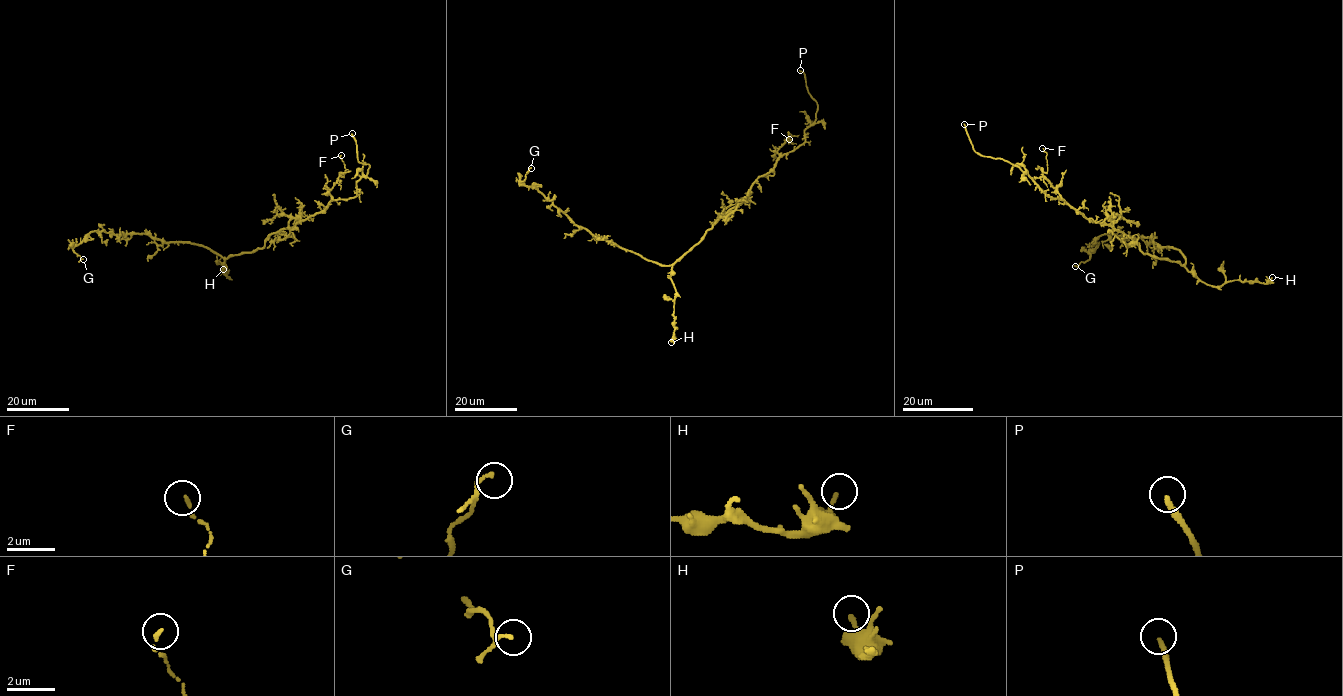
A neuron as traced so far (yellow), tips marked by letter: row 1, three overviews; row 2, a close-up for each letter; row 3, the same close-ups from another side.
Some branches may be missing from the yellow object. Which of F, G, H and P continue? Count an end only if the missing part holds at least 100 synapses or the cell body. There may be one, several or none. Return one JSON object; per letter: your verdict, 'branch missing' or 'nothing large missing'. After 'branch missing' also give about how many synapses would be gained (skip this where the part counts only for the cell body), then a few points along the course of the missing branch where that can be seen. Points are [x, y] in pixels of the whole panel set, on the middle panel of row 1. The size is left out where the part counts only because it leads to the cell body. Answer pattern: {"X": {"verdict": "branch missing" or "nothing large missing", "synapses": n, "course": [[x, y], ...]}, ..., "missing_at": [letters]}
{"F": {"verdict": "nothing large missing"}, "G": {"verdict": "nothing large missing"}, "H": {"verdict": "nothing large missing"}, "P": {"verdict": "branch missing"}, "missing_at": ["P"]}

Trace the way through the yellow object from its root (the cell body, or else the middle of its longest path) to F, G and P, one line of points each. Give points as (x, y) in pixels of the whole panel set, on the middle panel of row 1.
F: (705, 233), (737, 206), (751, 185), (774, 167), (779, 156), (777, 150), (784, 142), (793, 143), (789, 139)
G: (705, 233), (672, 264), (659, 265), (578, 227), (533, 186), (521, 182), (531, 168)
P: (705, 233), (739, 205), (751, 185), (781, 156), (805, 141), (804, 131), (816, 118), (817, 104), (800, 70)

